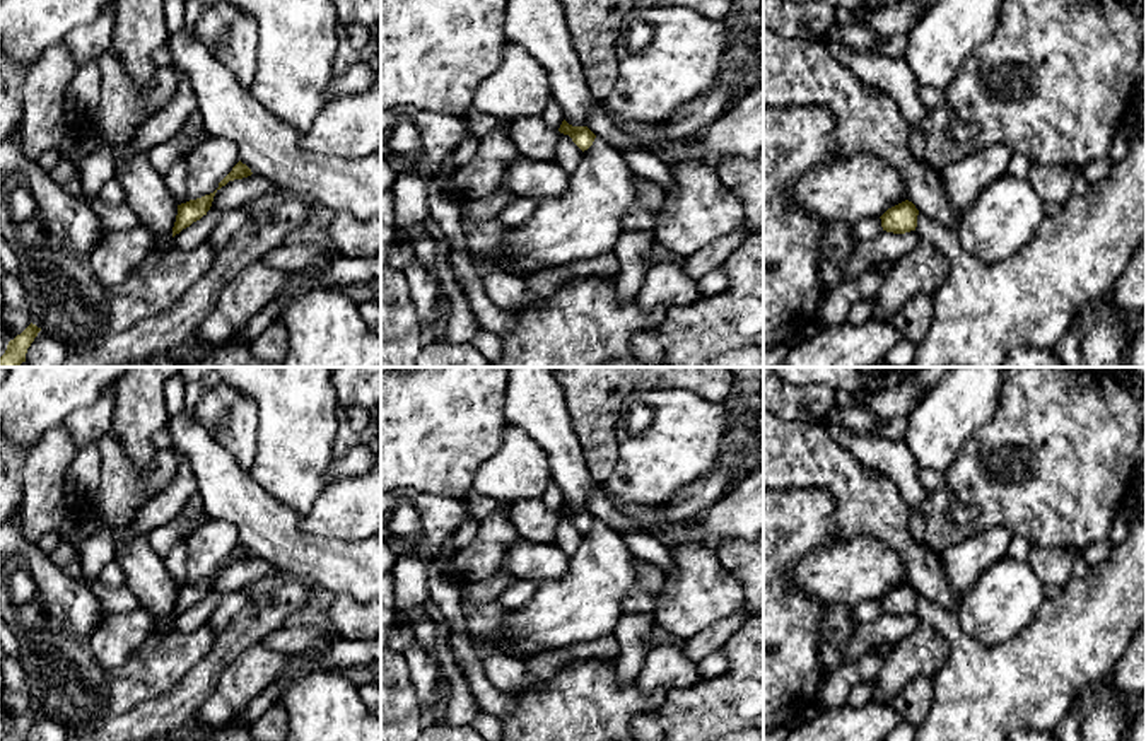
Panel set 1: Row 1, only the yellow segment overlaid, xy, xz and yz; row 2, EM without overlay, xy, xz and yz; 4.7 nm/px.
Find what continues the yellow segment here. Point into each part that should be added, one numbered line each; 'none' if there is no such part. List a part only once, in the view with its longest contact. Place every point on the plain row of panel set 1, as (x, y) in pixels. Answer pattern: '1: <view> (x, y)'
none

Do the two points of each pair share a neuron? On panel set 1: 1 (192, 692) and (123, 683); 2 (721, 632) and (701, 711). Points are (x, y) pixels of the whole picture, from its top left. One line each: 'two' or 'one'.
1: two
2: two

